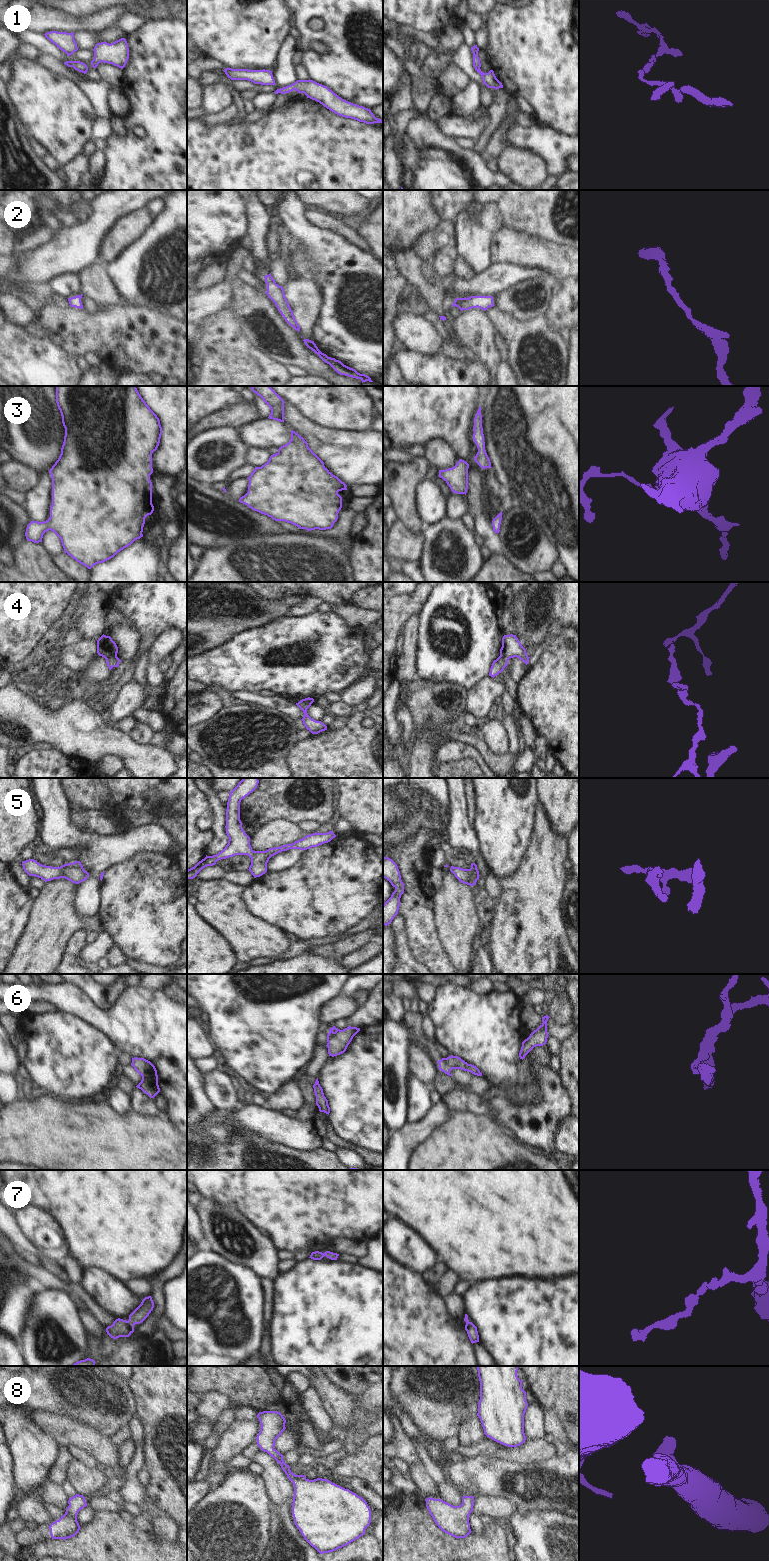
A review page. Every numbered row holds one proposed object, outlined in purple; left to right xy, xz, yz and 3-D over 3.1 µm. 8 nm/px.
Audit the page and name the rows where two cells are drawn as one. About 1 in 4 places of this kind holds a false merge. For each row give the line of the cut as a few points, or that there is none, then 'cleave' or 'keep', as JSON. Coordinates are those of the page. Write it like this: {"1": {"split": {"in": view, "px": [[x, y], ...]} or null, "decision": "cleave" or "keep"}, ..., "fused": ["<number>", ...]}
{"1": {"split": null, "decision": "keep"}, "2": {"split": null, "decision": "keep"}, "3": {"split": null, "decision": "keep"}, "4": {"split": null, "decision": "keep"}, "5": {"split": null, "decision": "keep"}, "6": {"split": null, "decision": "keep"}, "7": {"split": null, "decision": "keep"}, "8": {"split": null, "decision": "keep"}, "fused": []}

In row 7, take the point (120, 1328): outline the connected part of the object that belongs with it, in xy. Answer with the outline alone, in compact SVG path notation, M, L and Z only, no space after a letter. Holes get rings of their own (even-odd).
M151 1296L145 1297L141 1304L129 1315L129 1320L116 1319L111 1326L106 1328L107 1334L117 1339L119 1337L129 1337L134 1332L134 1325L142 1323L154 1308Z

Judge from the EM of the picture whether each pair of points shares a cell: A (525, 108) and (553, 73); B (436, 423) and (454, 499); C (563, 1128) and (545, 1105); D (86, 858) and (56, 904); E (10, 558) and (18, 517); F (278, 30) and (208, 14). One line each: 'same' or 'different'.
A: different
B: different
C: different
D: different
E: same
F: same

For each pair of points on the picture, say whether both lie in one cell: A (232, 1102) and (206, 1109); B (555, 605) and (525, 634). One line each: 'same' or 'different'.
A: different
B: same

